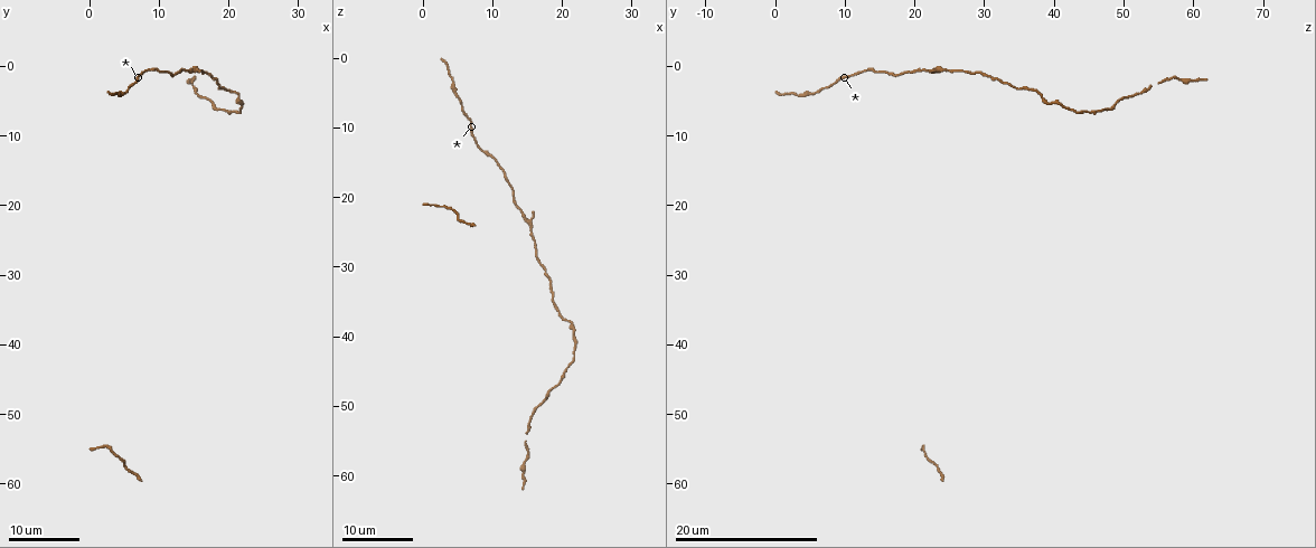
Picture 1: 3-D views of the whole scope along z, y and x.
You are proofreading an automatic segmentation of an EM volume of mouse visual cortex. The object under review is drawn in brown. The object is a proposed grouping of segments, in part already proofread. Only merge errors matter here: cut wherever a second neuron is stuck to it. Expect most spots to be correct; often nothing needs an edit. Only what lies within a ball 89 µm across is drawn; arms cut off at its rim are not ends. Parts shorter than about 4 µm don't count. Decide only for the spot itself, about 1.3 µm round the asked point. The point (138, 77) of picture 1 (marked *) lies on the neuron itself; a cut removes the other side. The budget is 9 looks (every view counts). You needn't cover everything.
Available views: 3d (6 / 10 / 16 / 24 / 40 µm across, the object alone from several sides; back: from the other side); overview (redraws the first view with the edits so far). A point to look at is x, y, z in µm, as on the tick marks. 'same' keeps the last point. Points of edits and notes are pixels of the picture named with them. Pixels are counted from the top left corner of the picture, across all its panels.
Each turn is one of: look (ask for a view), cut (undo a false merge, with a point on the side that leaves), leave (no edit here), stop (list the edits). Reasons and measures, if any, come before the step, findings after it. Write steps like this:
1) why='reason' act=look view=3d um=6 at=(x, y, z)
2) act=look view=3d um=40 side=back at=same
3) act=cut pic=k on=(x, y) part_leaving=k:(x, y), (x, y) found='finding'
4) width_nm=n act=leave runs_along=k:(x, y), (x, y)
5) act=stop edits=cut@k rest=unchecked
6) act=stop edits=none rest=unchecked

why='thick turns thin' act=look view=3d um=24 at=(14.0, 0.5, 22.5)

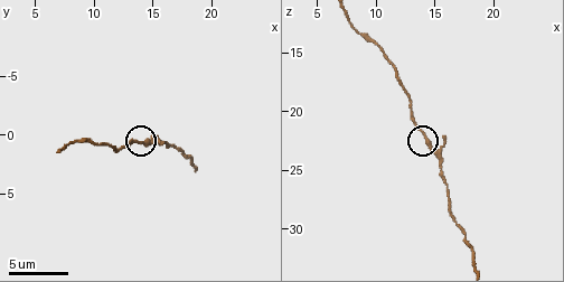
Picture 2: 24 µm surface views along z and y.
why='zoom in' act=look view=3d um=10 at=(14.6, 0.6, 22.6)

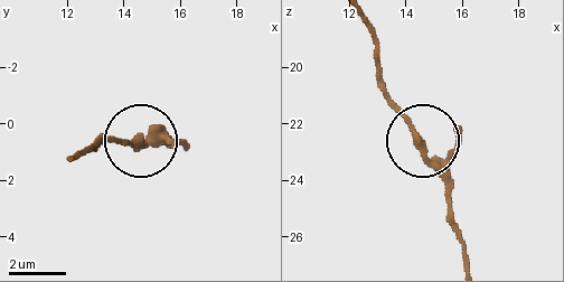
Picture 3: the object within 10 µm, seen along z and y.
act=look view=3d um=10 side=back at=(14.4, 0.7, 22.5)

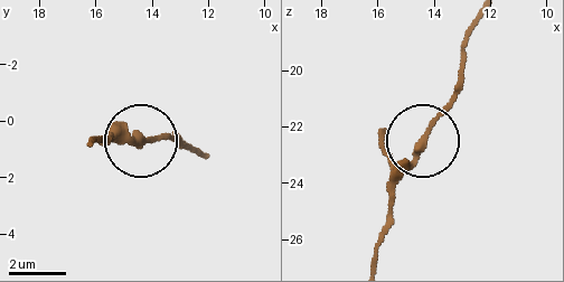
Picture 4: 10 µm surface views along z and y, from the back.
act=leave runs_along=4:(477, 22), (458, 94), (391, 193) found='one neuron here'

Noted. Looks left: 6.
why='calibre changes' act=look view=3d um=24 at=(4.5, 4.5, 4.5)

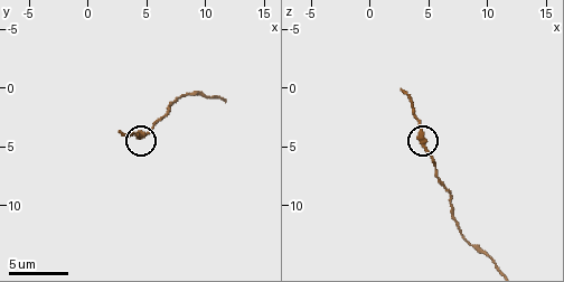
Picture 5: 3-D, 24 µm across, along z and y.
act=look view=3d um=6 at=same

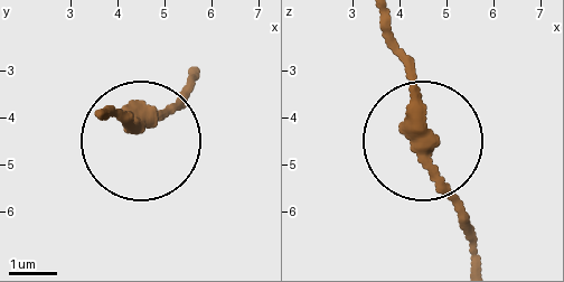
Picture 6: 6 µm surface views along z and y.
width_nm=350 act=leave runs_along=6:(194, 80), (146, 128), (110, 115) found='continuous, no second neuron'

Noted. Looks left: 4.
why='thick turns thin' act=look view=3d um=24 at=(17.5, 5.5, 49.0)

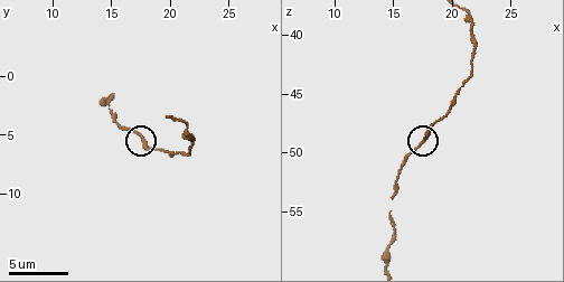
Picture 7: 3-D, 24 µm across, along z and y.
act=look view=3d um=10 at=(17.6, 5.2, 49.0)

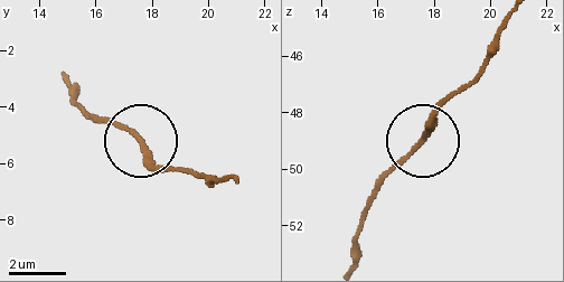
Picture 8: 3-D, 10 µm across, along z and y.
act=leave runs_along=8:(234, 178), (200, 178), (163, 166), (135, 134), (94, 115) found='all the same neuron'

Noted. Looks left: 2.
why='sudden change in width' act=look view=3d um=24 at=(21.5, 4.0, 38.0)

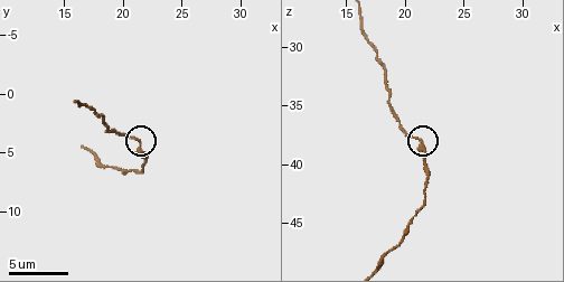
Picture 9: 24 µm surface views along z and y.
why='zoom in' act=look view=3d um=6 at=(21.2, 4.0, 38.0)

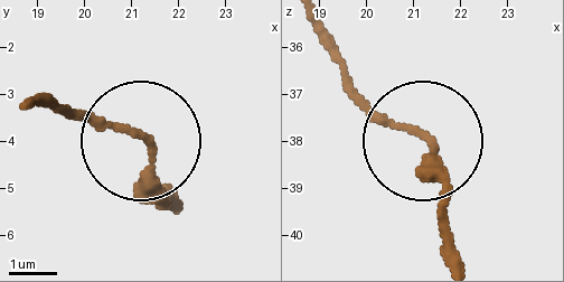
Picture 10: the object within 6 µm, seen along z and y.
act=leave runs_along=10:(309, 21), (353, 93), (433, 149), (449, 222) found='continuous, no second neuron'

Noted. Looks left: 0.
act=stop edits=none rest=unchecked

